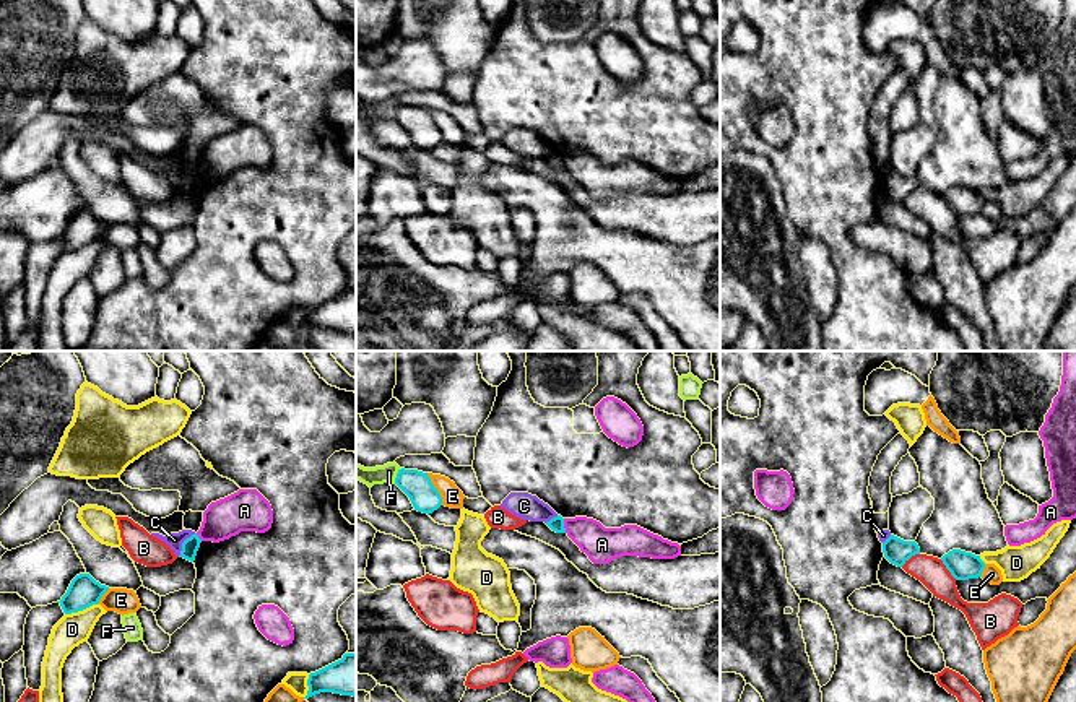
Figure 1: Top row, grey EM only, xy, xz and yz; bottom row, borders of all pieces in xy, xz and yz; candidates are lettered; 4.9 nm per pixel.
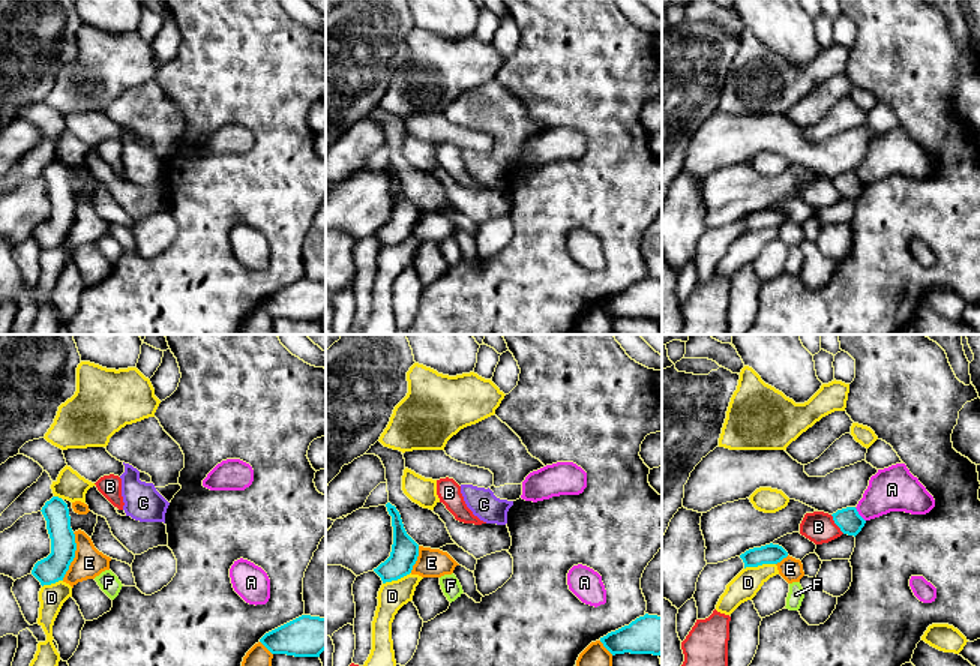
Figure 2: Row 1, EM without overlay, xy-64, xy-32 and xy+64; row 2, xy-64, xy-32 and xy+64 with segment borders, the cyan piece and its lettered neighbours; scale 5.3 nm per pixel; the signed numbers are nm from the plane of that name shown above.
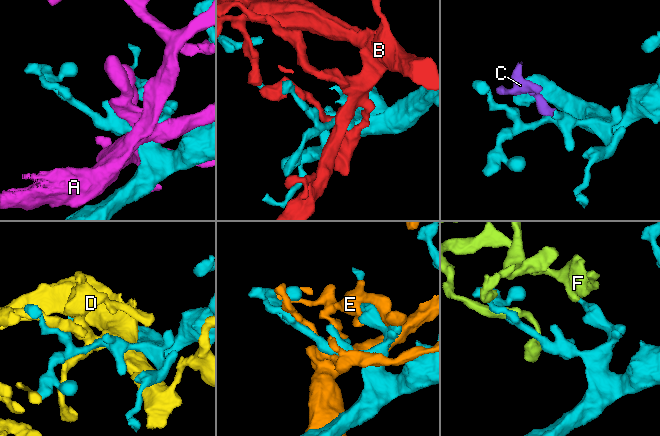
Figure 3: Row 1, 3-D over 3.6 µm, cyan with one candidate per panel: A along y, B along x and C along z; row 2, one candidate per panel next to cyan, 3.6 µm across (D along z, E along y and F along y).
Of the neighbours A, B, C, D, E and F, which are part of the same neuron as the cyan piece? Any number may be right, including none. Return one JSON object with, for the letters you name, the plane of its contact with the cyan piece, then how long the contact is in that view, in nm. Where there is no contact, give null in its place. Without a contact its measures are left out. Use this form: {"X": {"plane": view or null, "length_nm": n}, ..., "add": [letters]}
{"add": []}

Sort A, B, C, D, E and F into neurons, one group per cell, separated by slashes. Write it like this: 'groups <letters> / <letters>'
groups A / B / C D / E / F

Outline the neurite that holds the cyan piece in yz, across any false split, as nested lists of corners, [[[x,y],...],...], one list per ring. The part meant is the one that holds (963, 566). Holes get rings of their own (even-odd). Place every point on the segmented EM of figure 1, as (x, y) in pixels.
[[[961,549],[949,551],[941,561],[956,580],[978,578],[985,569],[980,556]]]

